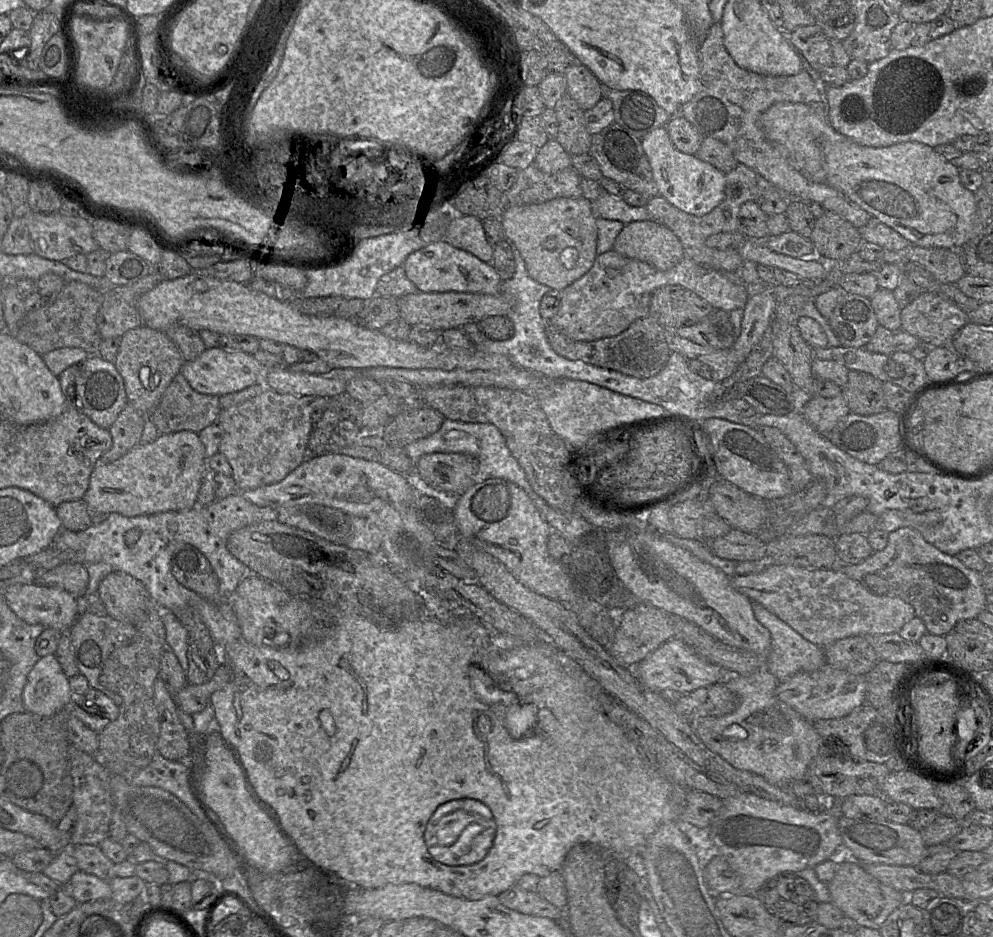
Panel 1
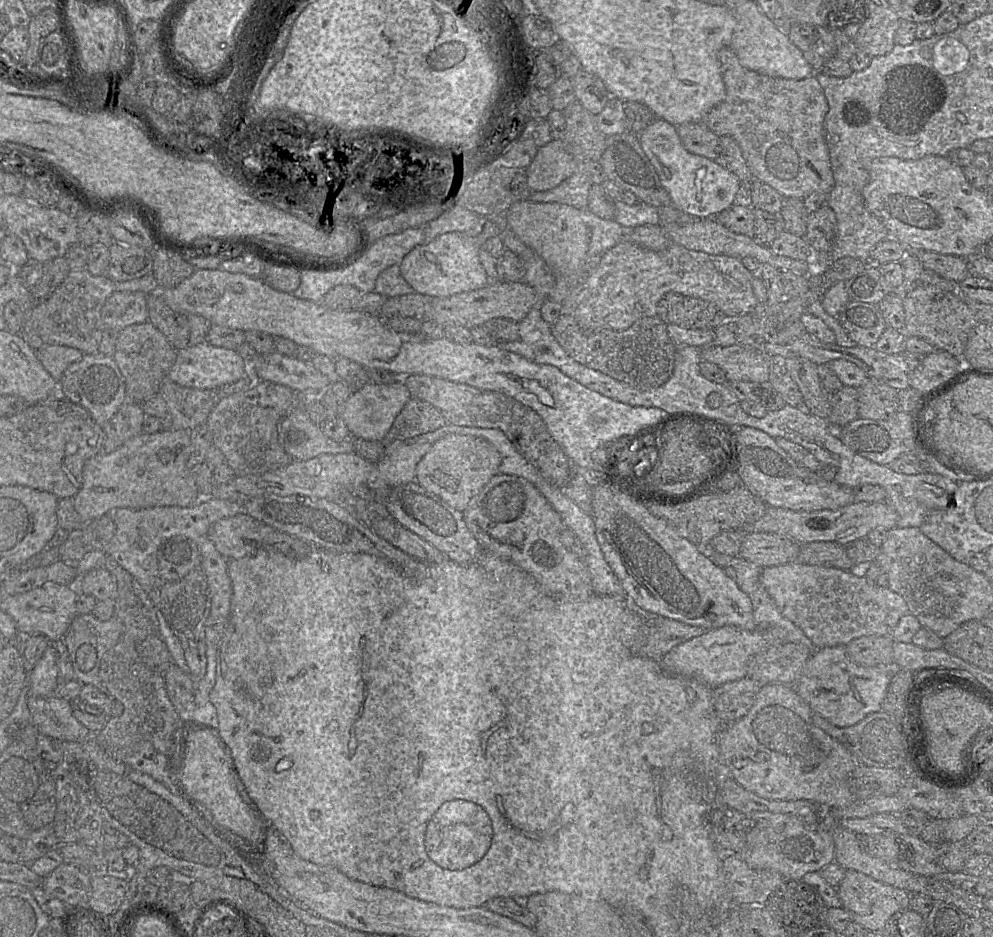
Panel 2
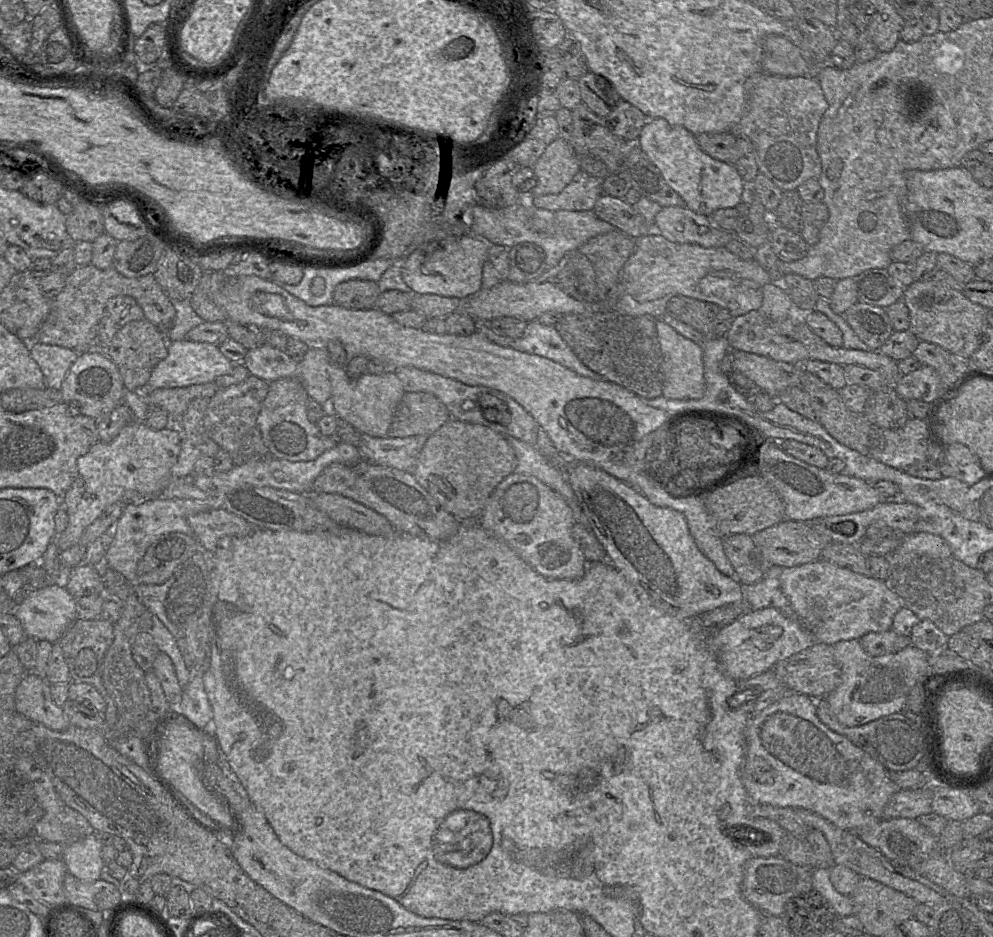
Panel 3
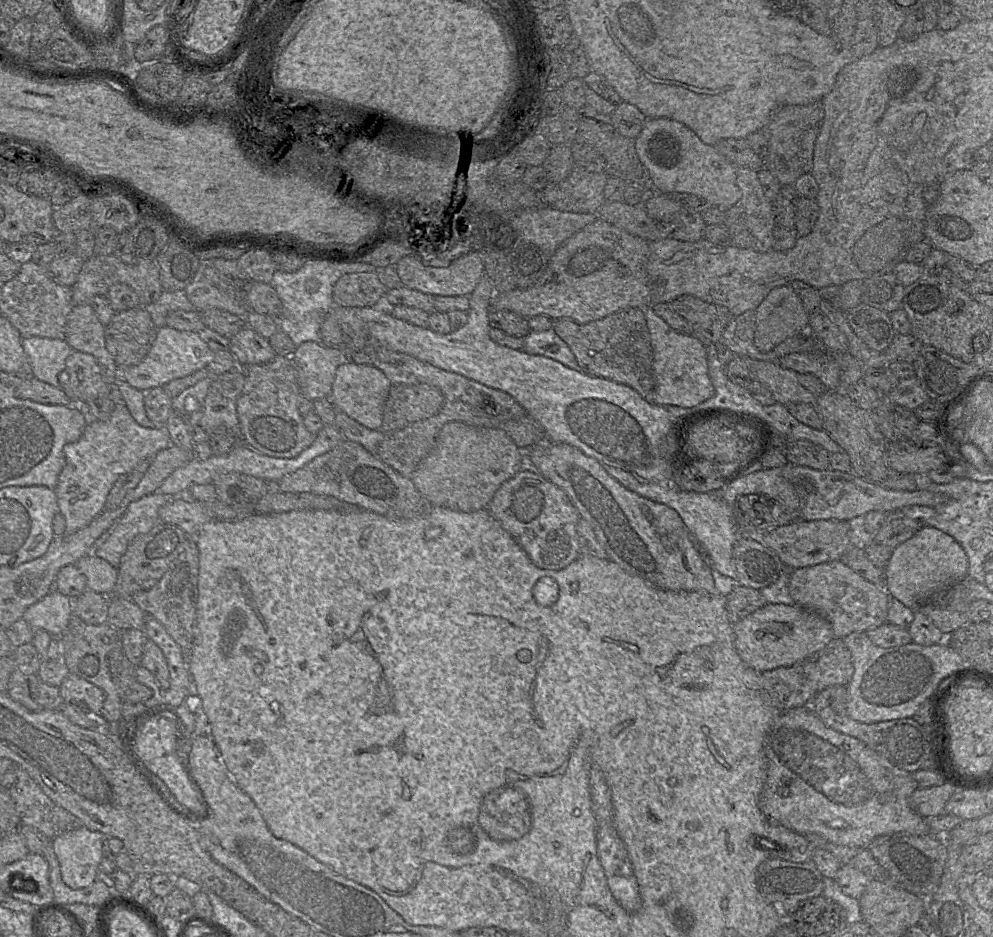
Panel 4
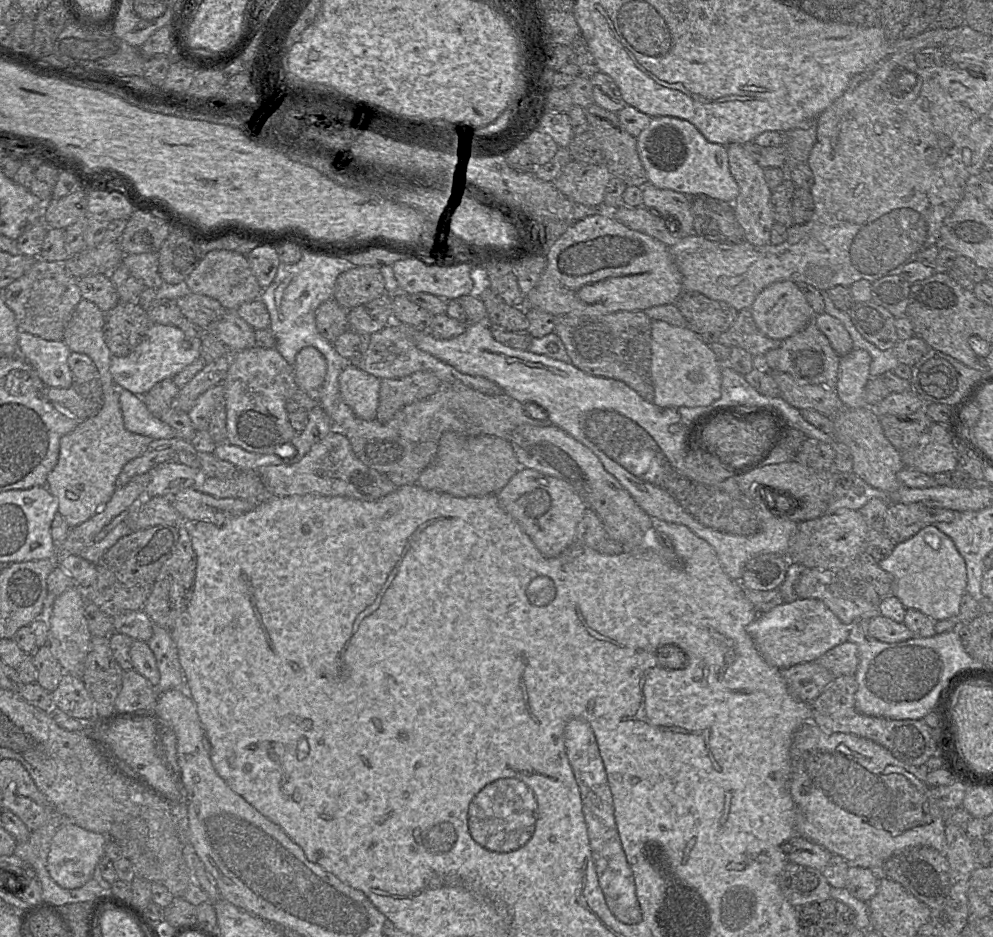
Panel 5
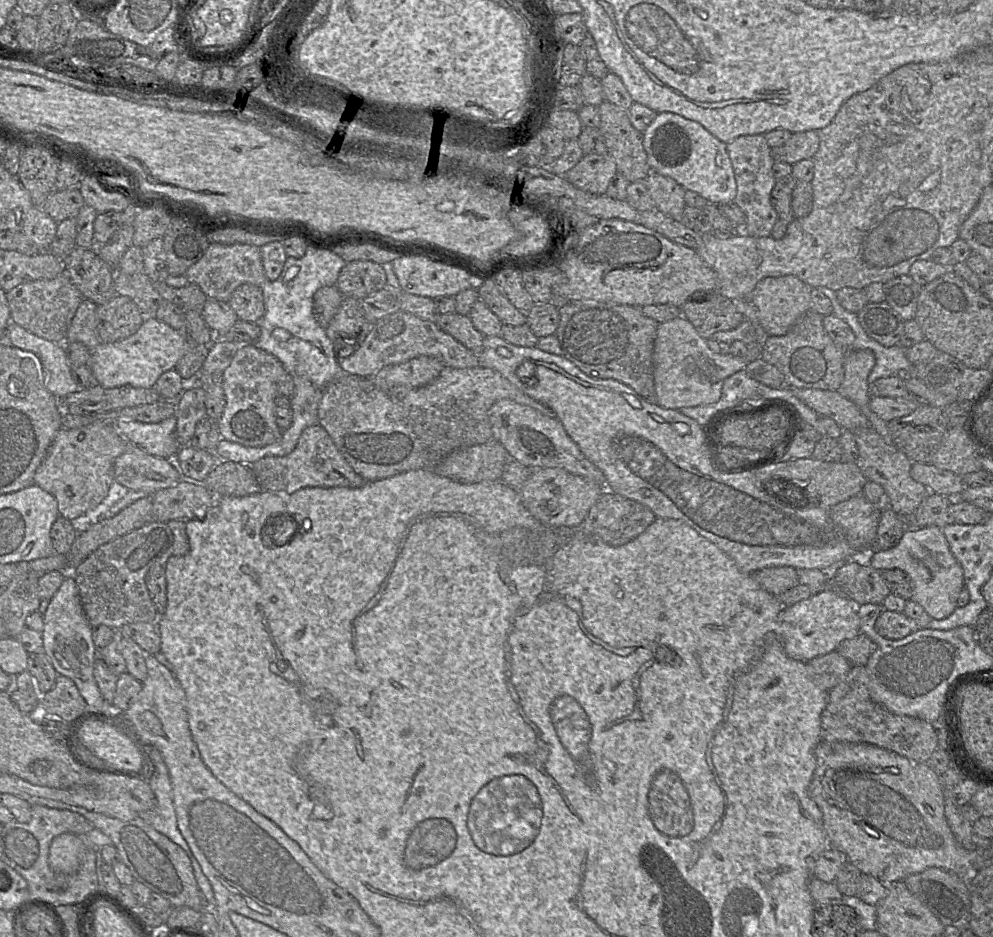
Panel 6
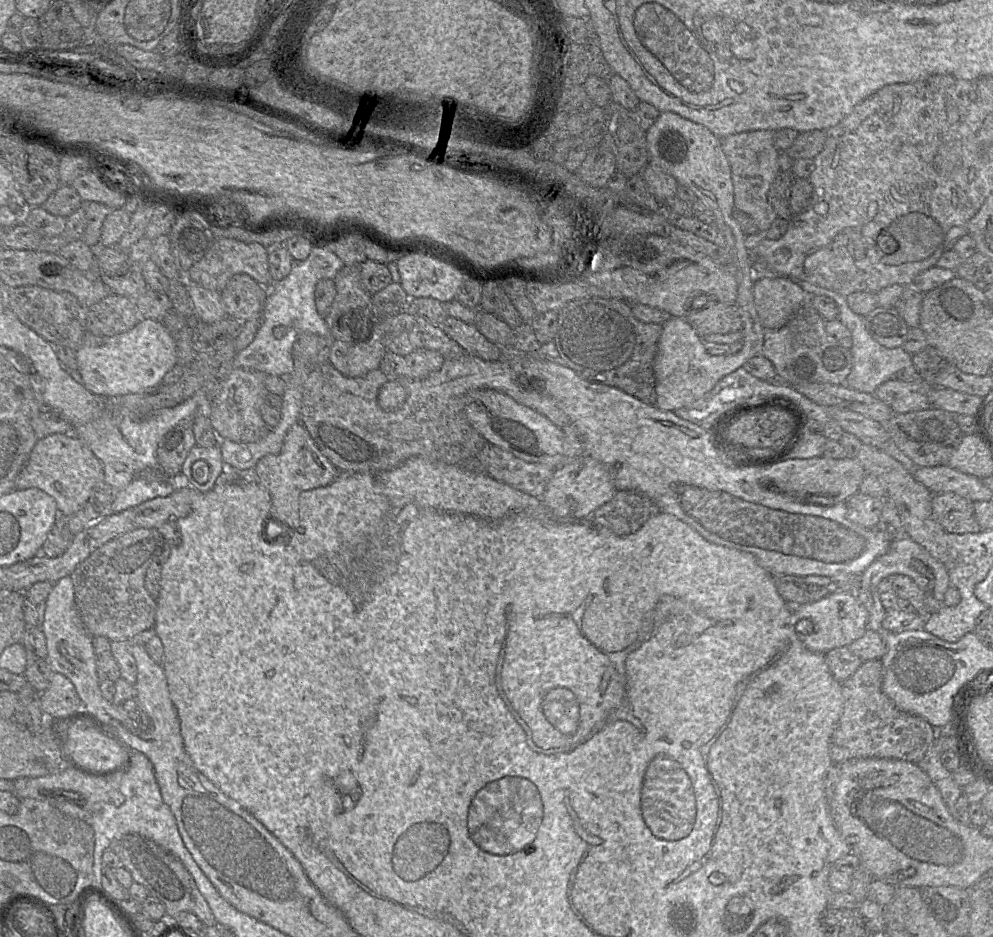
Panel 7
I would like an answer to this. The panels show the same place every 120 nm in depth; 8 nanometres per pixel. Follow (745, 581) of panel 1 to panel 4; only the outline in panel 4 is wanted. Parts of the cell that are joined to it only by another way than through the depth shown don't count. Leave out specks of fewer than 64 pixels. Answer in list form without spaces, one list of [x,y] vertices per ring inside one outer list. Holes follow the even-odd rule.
[[[841,560],[795,568],[788,582],[788,591],[797,605],[829,621],[835,638],[844,638],[852,632],[866,632],[887,622],[891,596],[886,590],[855,573]]]

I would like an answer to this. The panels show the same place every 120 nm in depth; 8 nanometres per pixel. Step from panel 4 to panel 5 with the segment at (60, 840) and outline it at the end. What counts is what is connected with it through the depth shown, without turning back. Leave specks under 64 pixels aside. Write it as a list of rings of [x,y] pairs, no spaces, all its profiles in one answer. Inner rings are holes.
[[[68,823],[54,834],[47,857],[47,871],[50,877],[65,889],[77,889],[93,879],[94,869],[104,856],[104,845],[107,836],[86,830]]]

